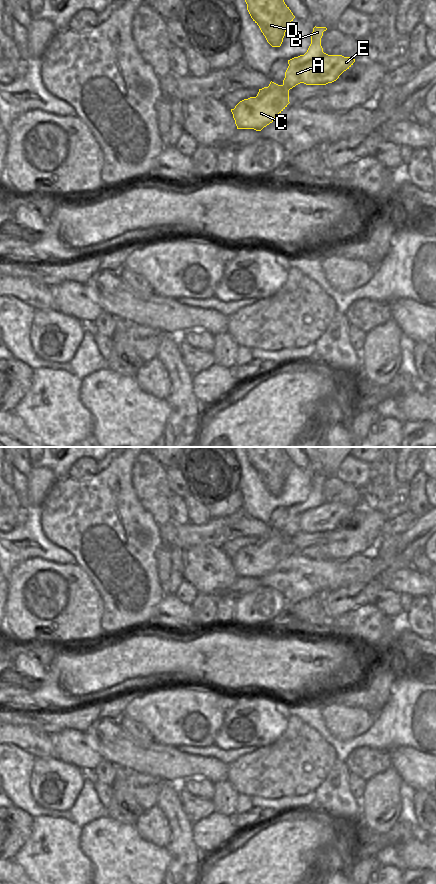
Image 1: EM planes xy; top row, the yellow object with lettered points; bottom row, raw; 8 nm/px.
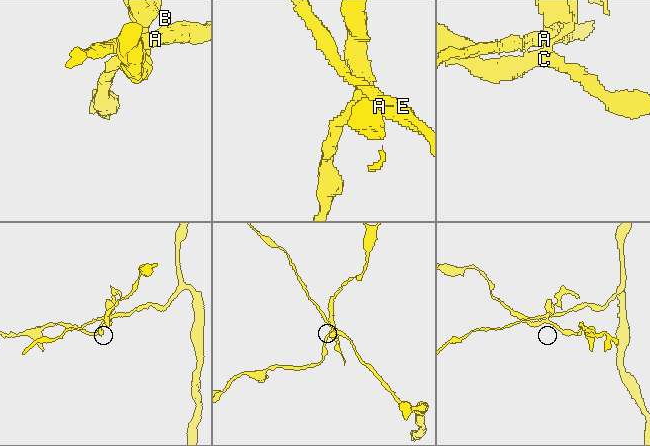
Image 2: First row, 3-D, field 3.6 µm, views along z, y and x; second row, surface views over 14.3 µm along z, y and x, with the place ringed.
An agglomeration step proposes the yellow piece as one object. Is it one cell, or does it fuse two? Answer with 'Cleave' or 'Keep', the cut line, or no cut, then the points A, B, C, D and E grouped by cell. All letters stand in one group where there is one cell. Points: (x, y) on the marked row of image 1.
Cleave. Split along xy (282, 85), (288, 91). Groups: A B E / C D.

